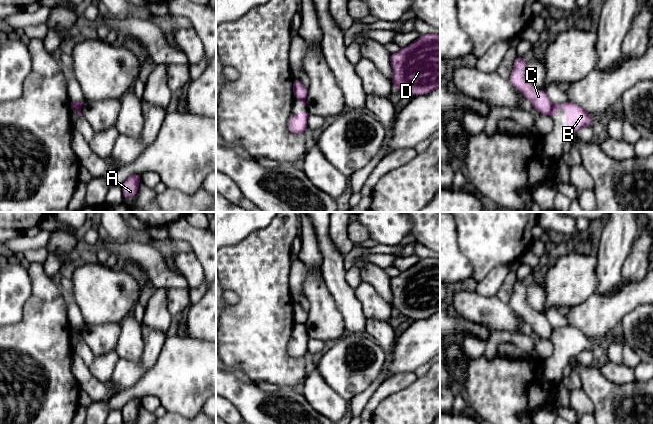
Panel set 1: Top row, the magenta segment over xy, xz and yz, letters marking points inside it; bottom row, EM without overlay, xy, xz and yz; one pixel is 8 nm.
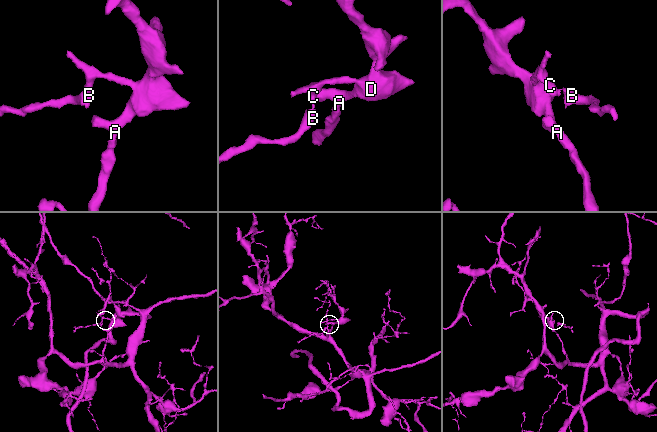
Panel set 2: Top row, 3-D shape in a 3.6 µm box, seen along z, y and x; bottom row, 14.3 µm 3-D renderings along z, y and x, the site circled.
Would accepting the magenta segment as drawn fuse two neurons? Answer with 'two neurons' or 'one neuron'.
two neurons

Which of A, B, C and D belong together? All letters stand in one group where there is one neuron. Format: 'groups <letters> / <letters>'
groups A C D / B

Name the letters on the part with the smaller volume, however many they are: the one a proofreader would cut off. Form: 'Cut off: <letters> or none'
Cut off: B

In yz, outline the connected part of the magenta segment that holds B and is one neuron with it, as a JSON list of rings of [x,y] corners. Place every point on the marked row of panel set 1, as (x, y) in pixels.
[[[573,102],[554,103],[550,116],[555,118],[558,115],[558,107],[562,106],[567,118],[567,141],[573,133],[576,133],[584,126],[592,127],[589,113],[580,105]]]

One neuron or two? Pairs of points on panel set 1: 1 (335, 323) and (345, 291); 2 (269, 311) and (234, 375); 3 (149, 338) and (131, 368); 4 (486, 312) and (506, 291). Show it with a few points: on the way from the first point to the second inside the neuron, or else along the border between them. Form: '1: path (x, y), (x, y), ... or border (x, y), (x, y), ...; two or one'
1: border (328, 289), (342, 316), (345, 329); two
2: border (226, 365), (237, 367), (255, 383); two
3: path (149, 347), (149, 355), (140, 364); one
4: border (496, 296), (508, 303); two

